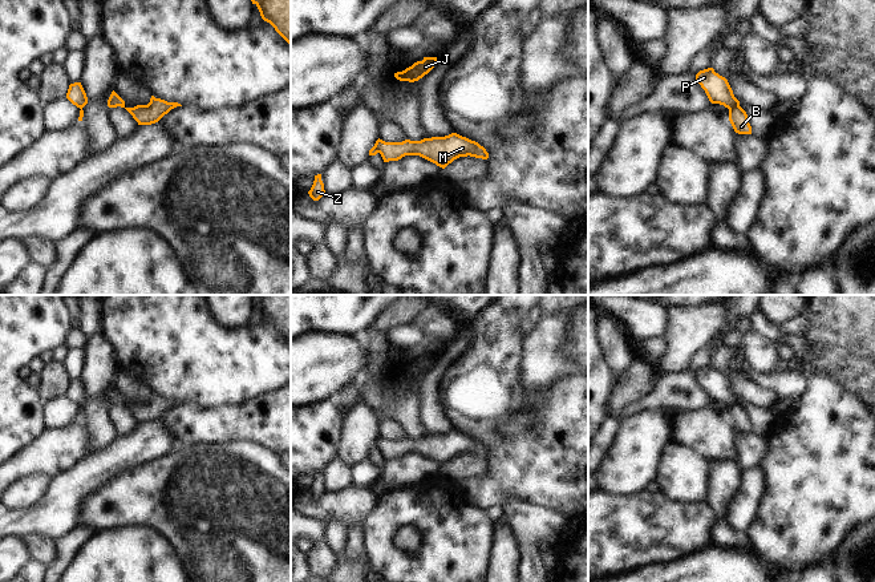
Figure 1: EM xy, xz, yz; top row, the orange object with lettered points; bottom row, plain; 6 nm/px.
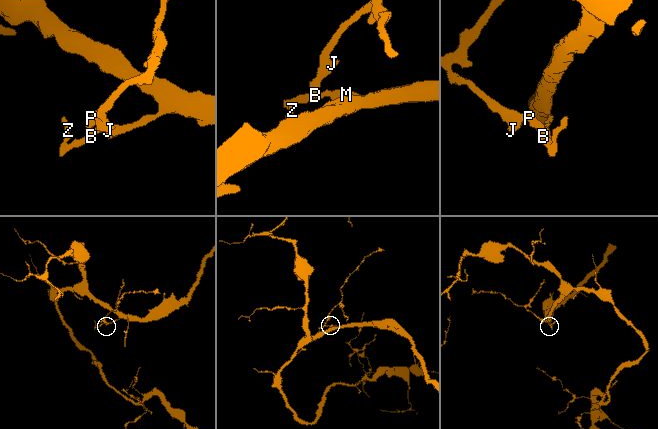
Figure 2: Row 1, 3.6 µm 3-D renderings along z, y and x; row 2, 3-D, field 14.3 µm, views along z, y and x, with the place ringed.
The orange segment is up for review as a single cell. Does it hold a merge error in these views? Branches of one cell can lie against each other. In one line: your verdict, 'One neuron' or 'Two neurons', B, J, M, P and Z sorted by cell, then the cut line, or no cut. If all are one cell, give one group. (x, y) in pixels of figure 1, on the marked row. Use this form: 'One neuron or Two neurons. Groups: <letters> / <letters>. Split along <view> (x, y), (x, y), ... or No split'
Two neurons. Groups: B M Z / J P. Split along yz (738, 105), (729, 109).

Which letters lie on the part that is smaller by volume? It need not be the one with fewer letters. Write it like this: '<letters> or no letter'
J, P.

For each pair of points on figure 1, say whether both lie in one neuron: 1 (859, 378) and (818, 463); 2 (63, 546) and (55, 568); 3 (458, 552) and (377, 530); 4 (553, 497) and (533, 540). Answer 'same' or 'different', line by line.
1: different
2: same
3: same
4: different

